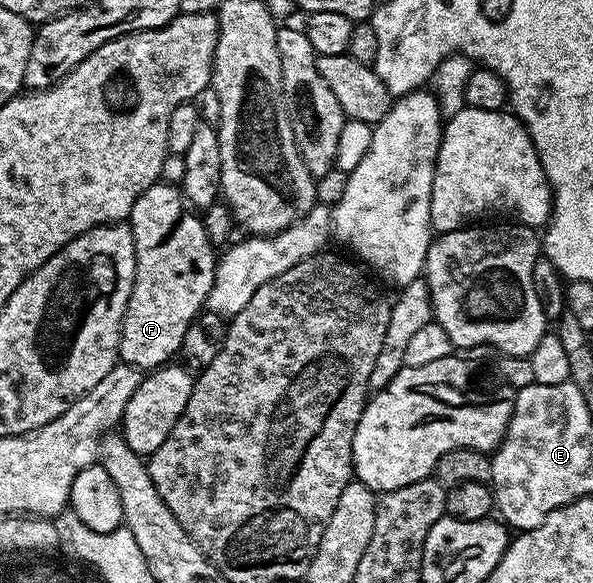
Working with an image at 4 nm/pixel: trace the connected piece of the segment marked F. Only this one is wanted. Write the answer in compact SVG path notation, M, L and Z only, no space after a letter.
M156 182L133 202L129 217L135 243L135 281L119 335L119 360L140 370L162 368L180 351L185 330L196 323L195 316L204 311L207 295L213 286L217 252L205 234L202 219L189 207L182 191L174 184Z

